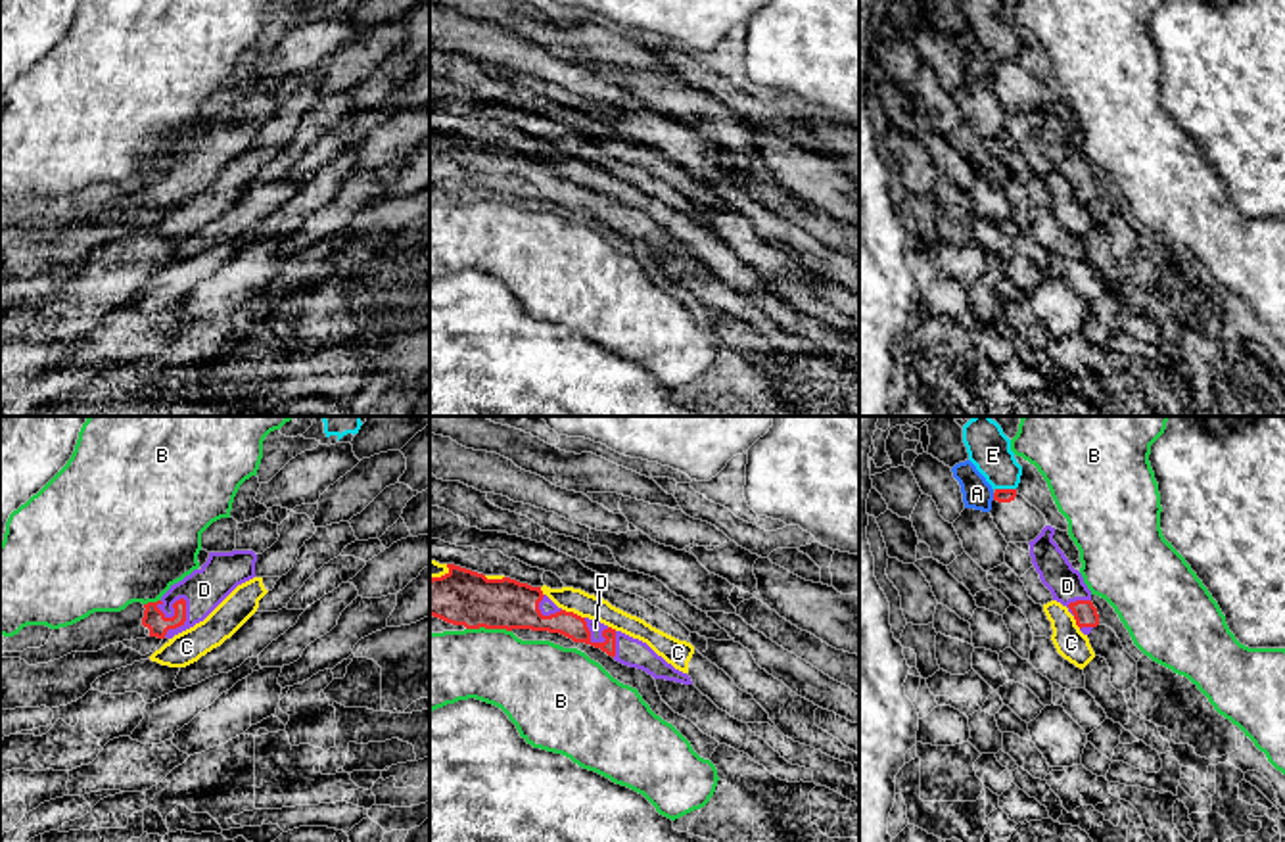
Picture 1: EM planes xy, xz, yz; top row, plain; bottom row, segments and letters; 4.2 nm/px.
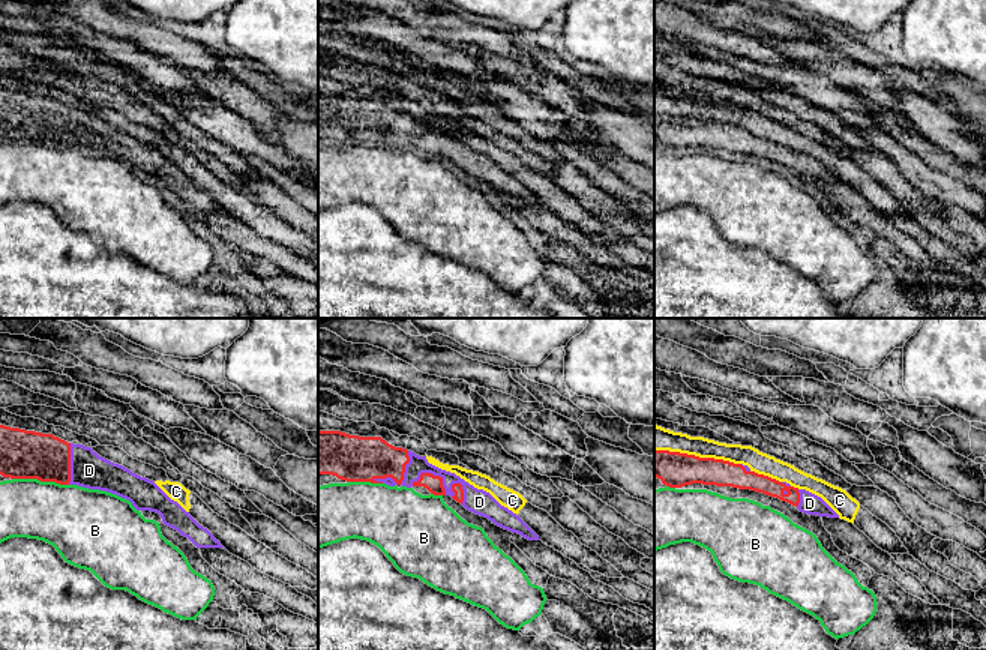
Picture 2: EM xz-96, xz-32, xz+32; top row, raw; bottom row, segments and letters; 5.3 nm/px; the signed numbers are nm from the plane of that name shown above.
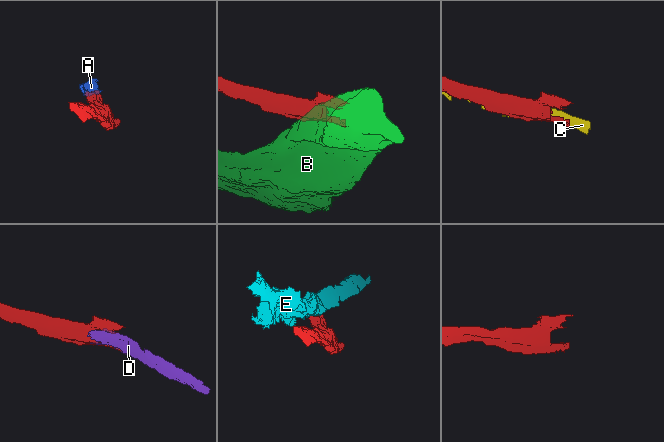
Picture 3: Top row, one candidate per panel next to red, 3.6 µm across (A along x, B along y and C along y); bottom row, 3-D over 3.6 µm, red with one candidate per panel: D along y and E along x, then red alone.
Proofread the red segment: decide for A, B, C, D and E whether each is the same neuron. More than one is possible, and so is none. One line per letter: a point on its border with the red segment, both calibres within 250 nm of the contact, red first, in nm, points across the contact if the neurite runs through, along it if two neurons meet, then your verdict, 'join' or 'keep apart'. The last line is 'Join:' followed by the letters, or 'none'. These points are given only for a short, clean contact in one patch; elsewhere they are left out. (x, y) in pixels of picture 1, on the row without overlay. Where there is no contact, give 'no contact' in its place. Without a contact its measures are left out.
A: meets red in yz at (994, 68); 60 nm thick on the red side, 130 nm on the other; keep apart
B: meets red in xz at (490, 198); 240 nm thick on the red side, 320 nm on the other; border along xz (467, 198), (505, 198), (511, 202); keep apart
C: meets red in xz at (574, 185); 190 nm thick on the red side, 100 nm on the other; keep apart
D: meets red in xy at (185, 190); 90 nm thick on the red side, 180 nm on the other; join
E: meets red in yz at (1005, 60); 60 nm thick on the red side, 180 nm on the other; border along yz (996, 58), (1015, 60); keep apart
Join: D

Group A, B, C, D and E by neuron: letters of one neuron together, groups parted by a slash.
A / B / C / D / E

